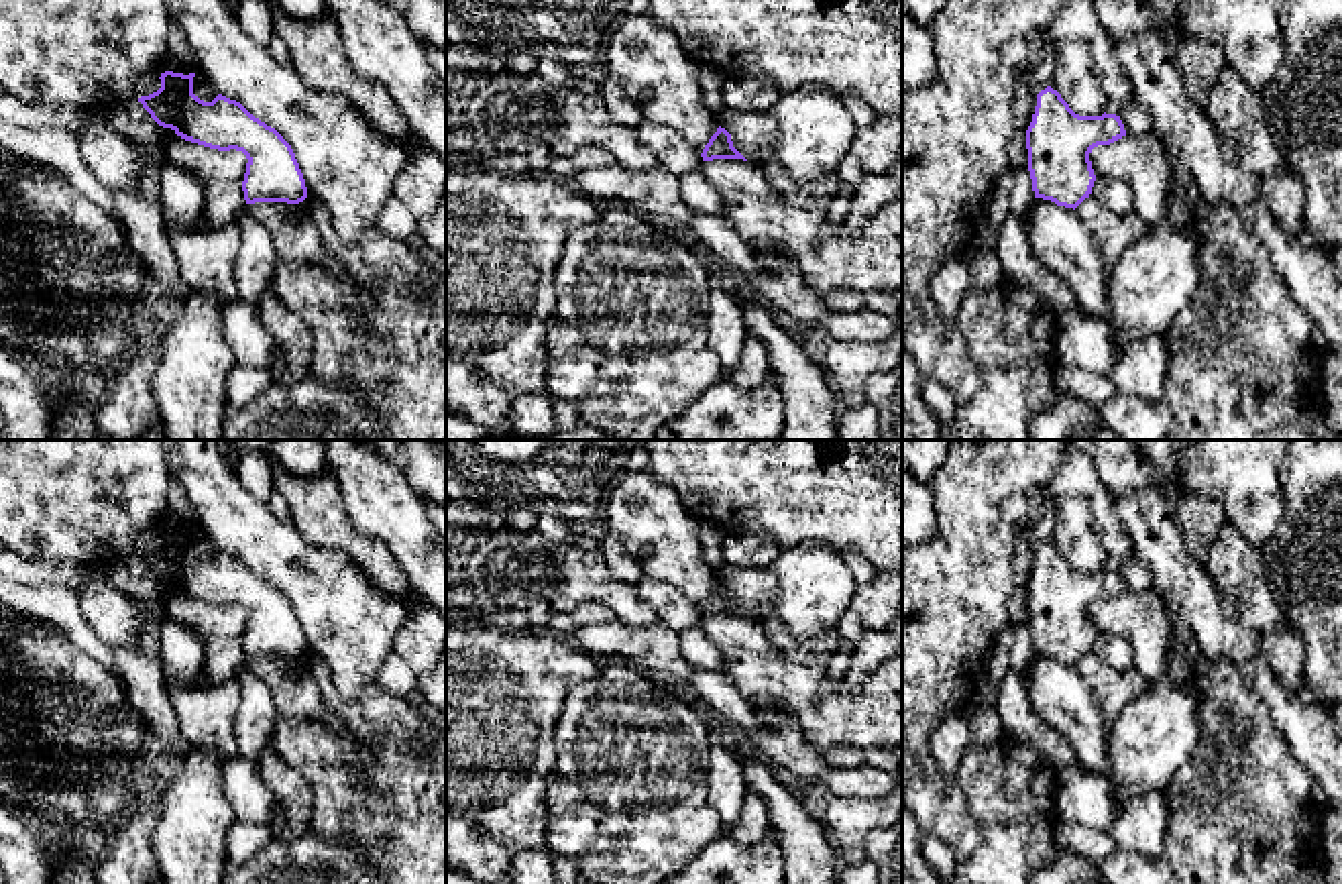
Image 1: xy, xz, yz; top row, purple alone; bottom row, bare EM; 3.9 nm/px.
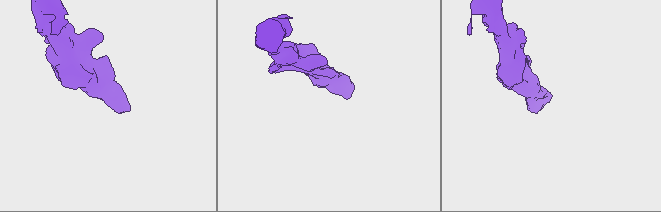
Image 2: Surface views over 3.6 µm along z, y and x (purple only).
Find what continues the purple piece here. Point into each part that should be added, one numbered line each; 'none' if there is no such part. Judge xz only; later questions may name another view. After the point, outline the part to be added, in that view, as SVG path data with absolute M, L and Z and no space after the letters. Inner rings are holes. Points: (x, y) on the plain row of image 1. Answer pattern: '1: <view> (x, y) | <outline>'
none

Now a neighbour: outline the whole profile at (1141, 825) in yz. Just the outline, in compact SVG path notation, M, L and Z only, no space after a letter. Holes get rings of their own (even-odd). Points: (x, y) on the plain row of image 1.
M1147 790L1128 798L1110 827L1116 847L1138 851L1151 860L1165 858L1169 807L1163 790Z

